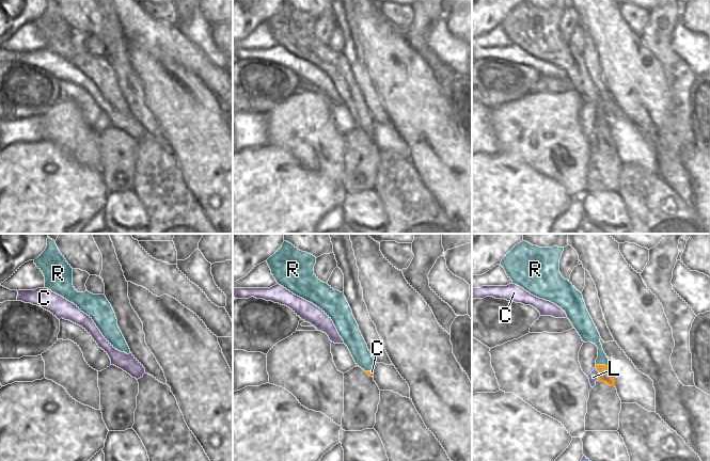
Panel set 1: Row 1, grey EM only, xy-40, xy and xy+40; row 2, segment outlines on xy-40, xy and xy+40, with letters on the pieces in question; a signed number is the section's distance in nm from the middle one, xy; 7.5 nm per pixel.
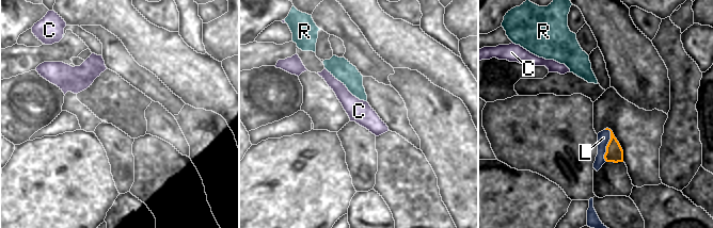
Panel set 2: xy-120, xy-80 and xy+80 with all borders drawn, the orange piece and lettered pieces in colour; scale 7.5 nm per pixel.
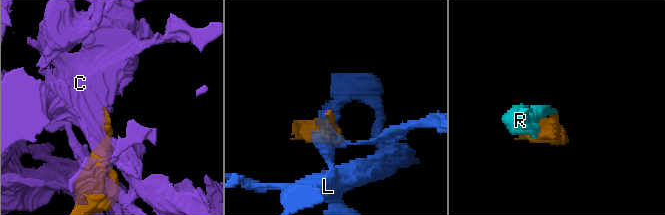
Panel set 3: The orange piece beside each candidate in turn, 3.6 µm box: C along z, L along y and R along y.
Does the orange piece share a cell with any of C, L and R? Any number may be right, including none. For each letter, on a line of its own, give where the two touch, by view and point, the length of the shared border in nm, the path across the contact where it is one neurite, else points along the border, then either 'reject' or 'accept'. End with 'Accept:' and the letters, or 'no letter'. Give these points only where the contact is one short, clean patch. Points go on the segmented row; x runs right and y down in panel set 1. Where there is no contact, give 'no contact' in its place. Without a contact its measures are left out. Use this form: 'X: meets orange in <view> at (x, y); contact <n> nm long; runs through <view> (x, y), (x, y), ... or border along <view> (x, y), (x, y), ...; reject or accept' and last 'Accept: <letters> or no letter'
C: meets orange in xy at (369, 374); contact 50 nm long; reject
L: meets orange in xy+40 at (599, 374); contact 100 nm long; reject
R: meets orange in xy+40 at (601, 365); contact 90 nm long; runs through xy+40 (604, 375), (601, 365), (600, 347), (590, 334); accept
Accept: R

